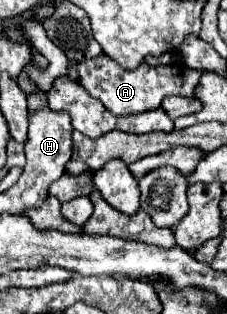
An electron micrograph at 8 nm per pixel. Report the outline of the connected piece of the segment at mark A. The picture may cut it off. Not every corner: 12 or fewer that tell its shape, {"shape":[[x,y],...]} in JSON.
{"shape":[[106,53],[78,65],[80,85],[114,115],[196,97],[182,65],[122,71]]}

